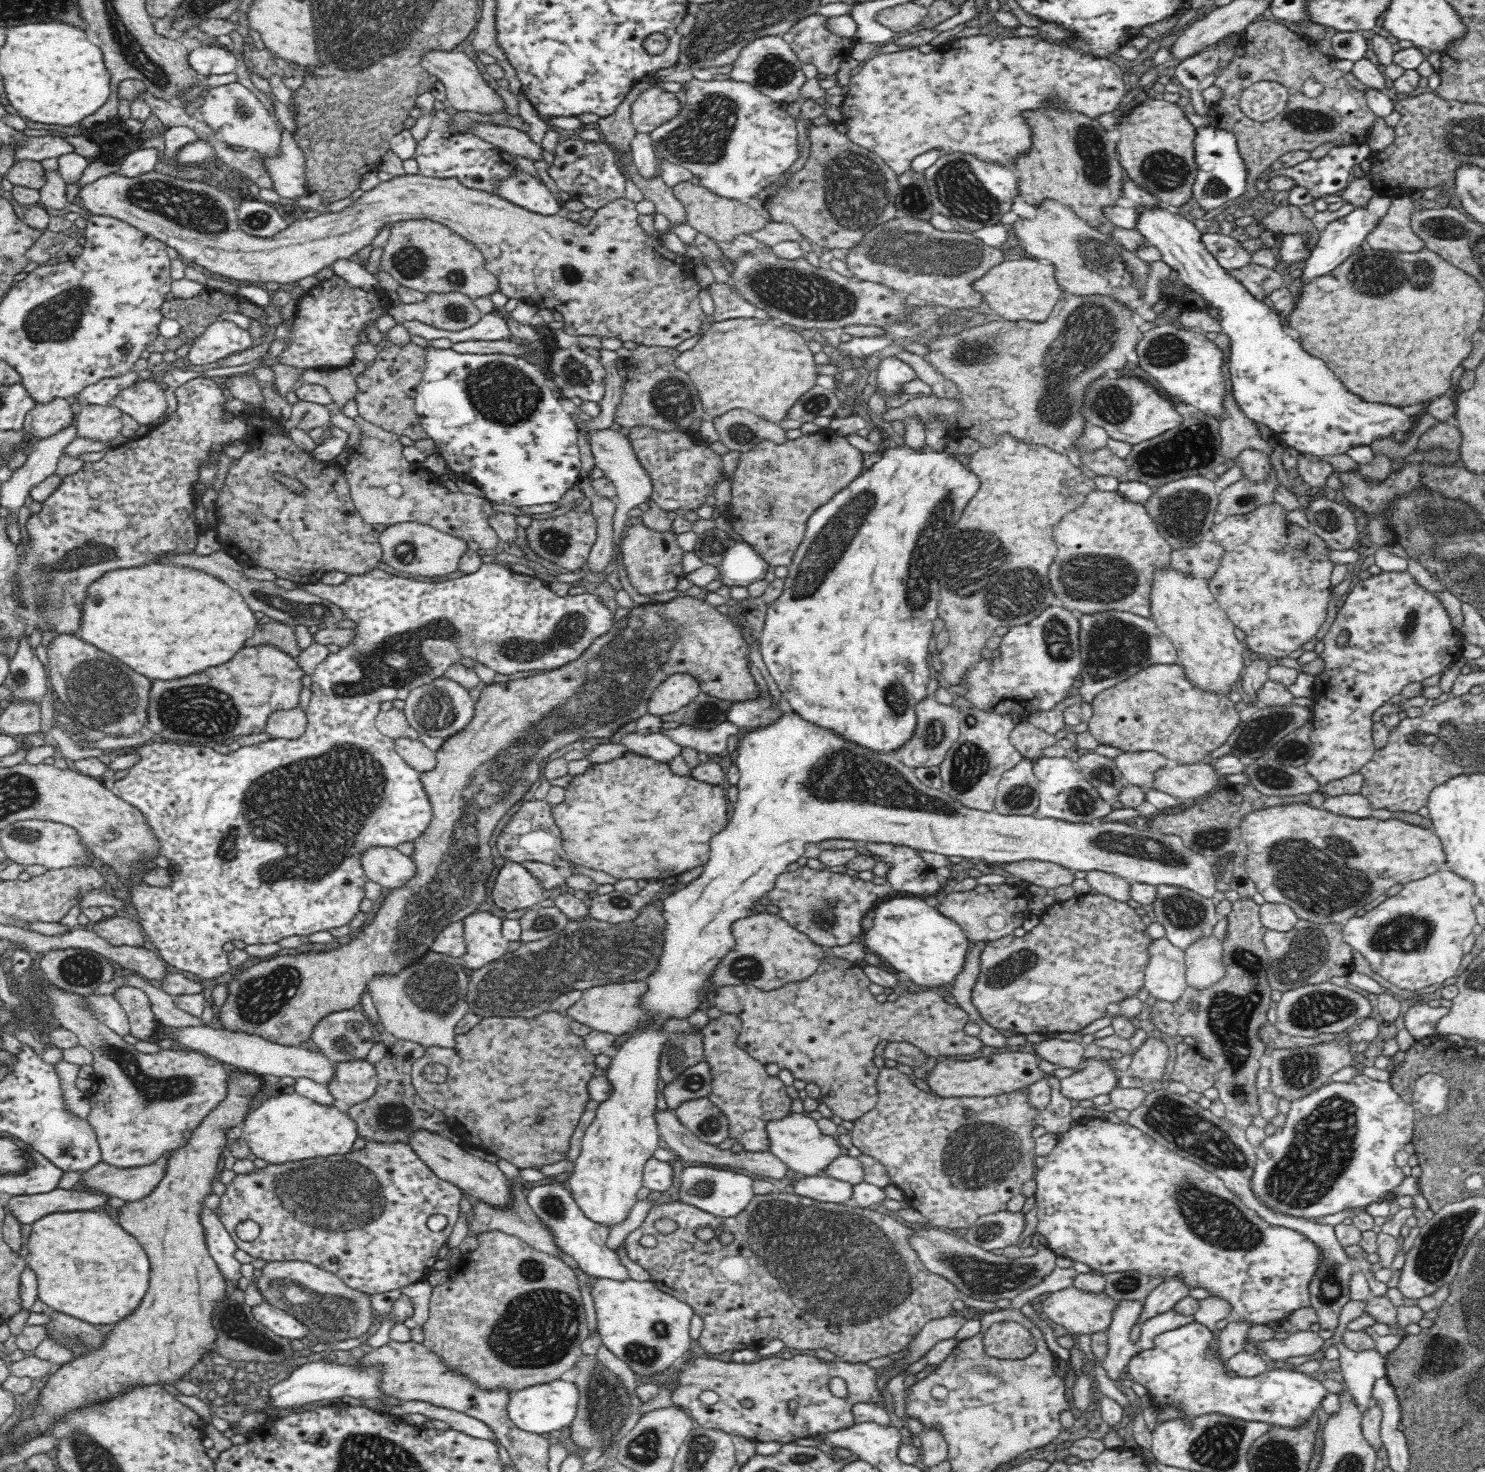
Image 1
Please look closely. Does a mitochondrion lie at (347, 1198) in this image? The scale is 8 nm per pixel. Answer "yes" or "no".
yes

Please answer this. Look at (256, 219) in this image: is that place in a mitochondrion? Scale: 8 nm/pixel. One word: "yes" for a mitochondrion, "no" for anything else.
yes

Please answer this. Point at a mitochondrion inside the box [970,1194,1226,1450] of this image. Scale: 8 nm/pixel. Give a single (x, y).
(1128, 1284)

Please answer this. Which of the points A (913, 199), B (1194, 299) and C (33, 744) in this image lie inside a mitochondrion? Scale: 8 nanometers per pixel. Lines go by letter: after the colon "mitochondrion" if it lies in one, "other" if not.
A: mitochondrion
B: other
C: other

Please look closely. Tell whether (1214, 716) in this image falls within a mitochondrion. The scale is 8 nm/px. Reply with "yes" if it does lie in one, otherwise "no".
no

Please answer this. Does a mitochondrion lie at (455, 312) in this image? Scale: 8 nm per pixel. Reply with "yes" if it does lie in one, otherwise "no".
yes

